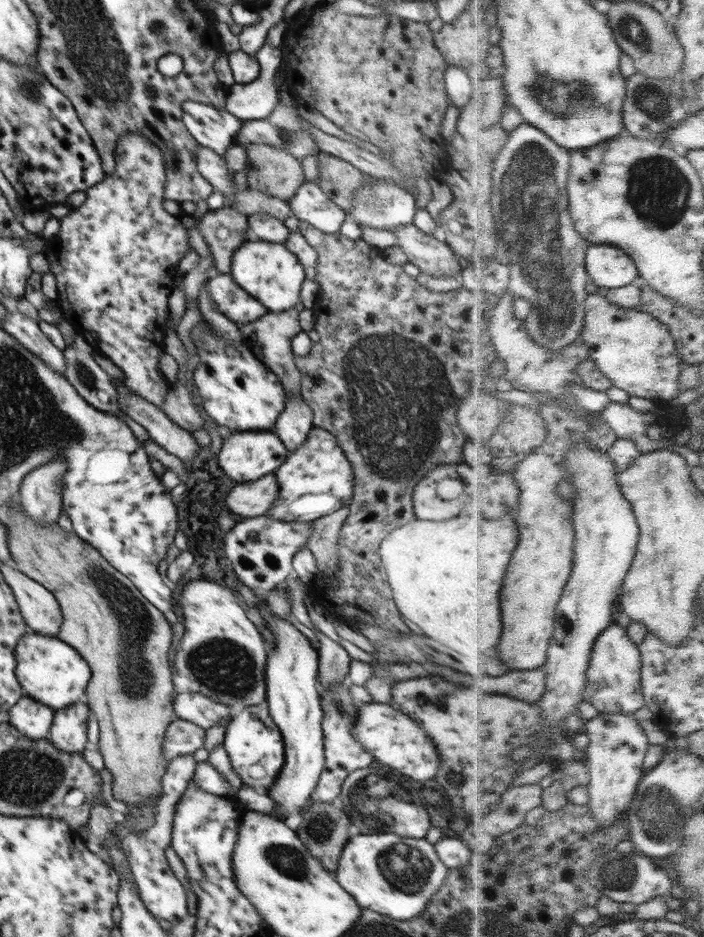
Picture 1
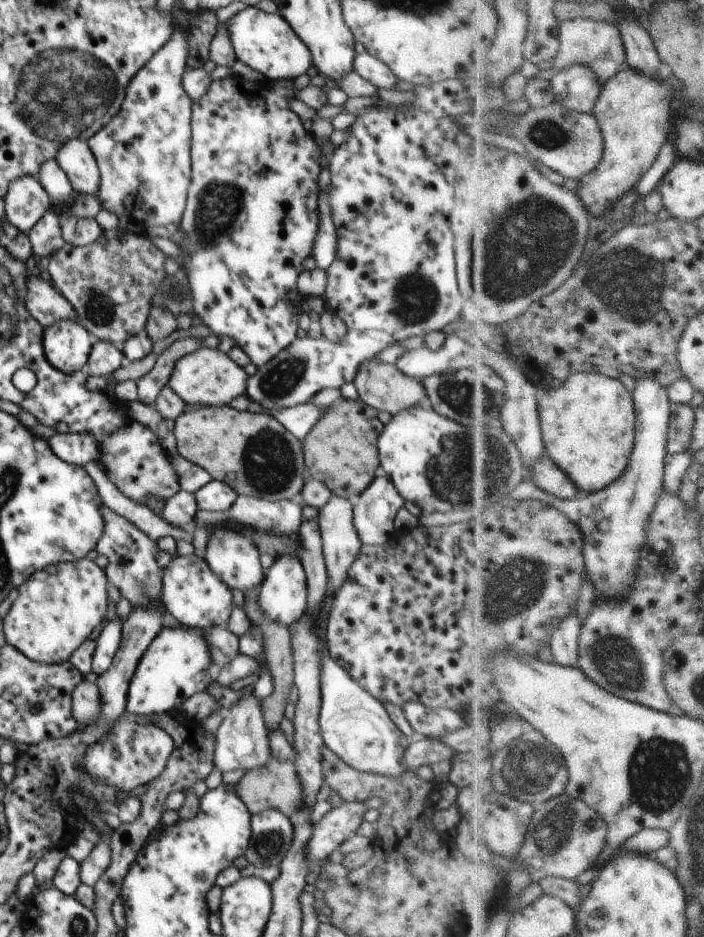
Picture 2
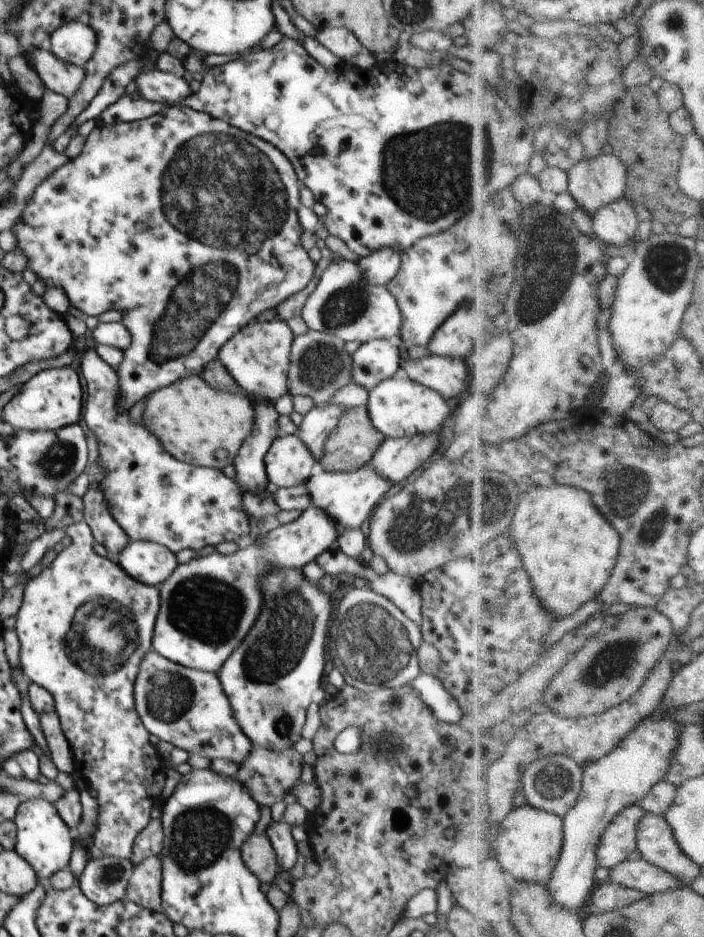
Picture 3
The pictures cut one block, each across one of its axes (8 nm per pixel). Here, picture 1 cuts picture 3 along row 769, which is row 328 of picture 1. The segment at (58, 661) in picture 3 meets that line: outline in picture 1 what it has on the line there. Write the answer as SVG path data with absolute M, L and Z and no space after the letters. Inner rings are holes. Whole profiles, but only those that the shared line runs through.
M126 132L120 135L118 143L116 143L116 151L113 152L113 160L115 170L112 174L106 176L104 180L94 184L94 186L85 190L86 200L77 209L69 211L69 213L59 219L60 227L58 233L53 238L47 240L47 246L44 250L46 260L48 260L49 272L55 277L58 297L54 301L59 307L66 322L70 324L77 335L81 335L87 344L100 353L102 356L109 358L124 374L121 382L124 386L137 394L139 398L146 400L150 405L157 407L163 411L166 394L170 392L172 386L168 383L168 379L162 375L159 369L159 360L164 353L163 338L168 330L167 322L169 321L168 298L174 291L174 283L176 275L179 273L180 260L182 256L188 254L190 250L190 238L188 237L189 228L184 227L180 223L180 216L170 215L164 207L164 182L166 182L166 170L164 169L164 158L160 148L152 143L152 140L138 133Z

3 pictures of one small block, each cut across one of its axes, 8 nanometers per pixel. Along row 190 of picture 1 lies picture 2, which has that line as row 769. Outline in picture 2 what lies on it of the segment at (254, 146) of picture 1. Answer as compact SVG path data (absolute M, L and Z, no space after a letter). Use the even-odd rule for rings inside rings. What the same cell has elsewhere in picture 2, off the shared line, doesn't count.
M274 756L265 767L246 771L234 788L251 815L273 808L291 818L298 809L303 807L303 786L295 764L292 761L278 760Z

